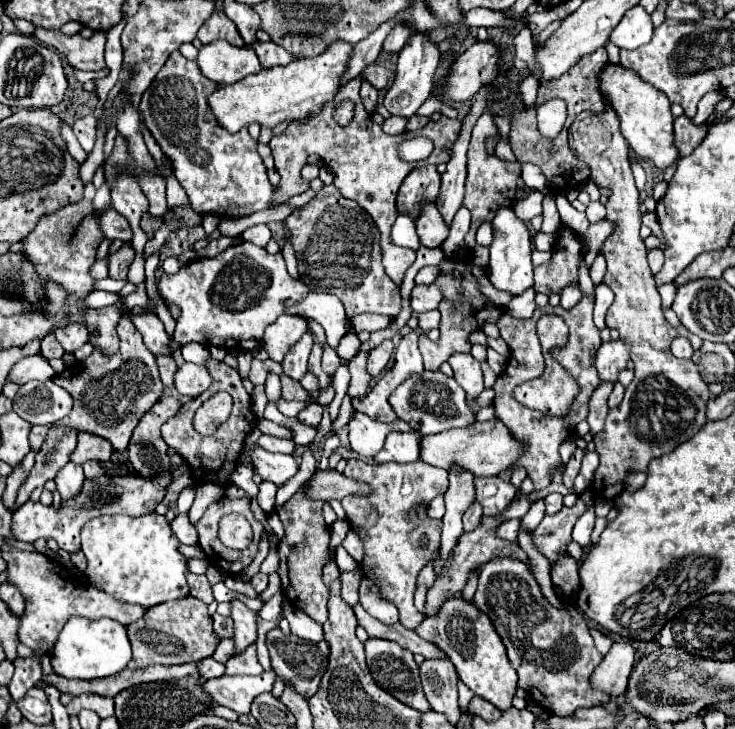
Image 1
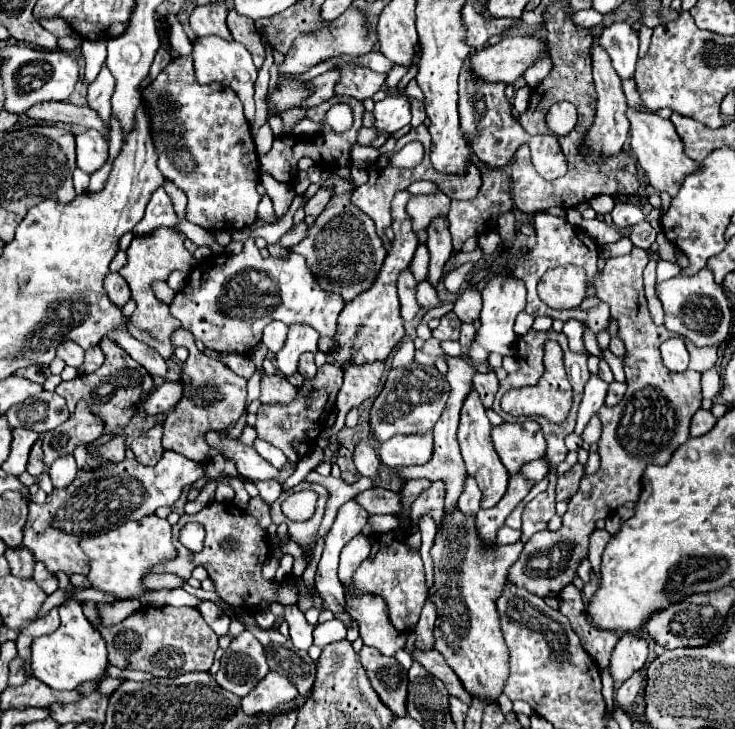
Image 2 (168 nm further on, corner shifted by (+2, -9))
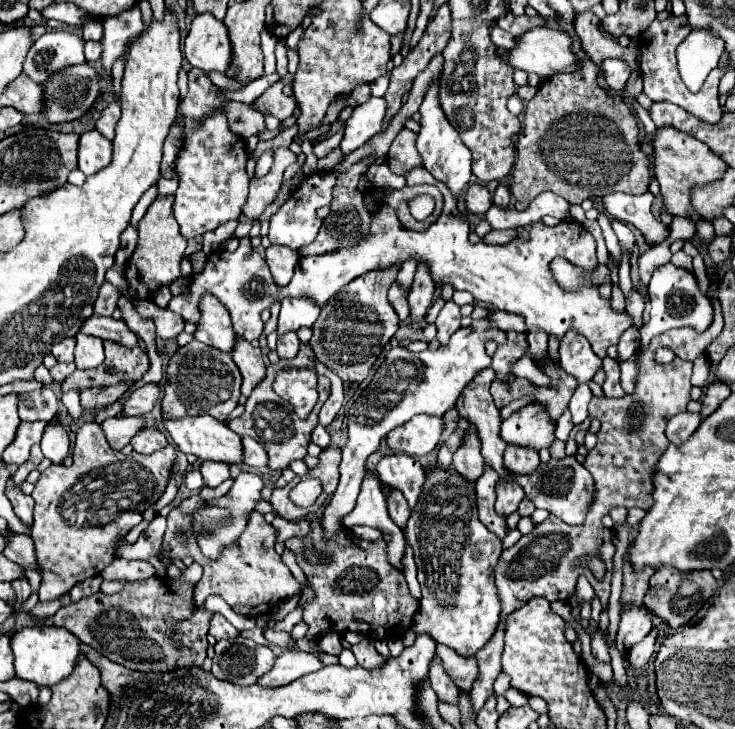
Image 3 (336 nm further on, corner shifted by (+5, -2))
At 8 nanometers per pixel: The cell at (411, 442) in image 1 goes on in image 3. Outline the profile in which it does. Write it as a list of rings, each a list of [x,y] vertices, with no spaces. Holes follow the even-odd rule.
[[[426,414],[414,416],[406,424],[394,428],[386,436],[386,444],[392,452],[410,454],[414,458],[426,456],[440,442],[442,424],[444,424],[442,418],[436,418],[436,416],[426,416]]]

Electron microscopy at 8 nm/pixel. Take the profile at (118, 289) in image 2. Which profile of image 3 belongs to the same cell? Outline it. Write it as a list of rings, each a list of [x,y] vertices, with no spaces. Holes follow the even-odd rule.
[[[104,282],[100,286],[100,292],[98,292],[98,298],[94,302],[94,312],[100,314],[100,316],[112,316],[112,312],[116,310],[118,306],[118,298],[120,298],[120,290],[110,284],[110,282]]]

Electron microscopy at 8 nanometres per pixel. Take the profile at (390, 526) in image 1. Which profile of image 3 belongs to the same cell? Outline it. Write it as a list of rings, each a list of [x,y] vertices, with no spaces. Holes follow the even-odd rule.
[[[312,522],[314,530],[308,538],[296,540],[290,538],[284,542],[296,554],[296,562],[306,574],[316,598],[312,604],[304,608],[304,622],[310,626],[310,640],[320,638],[328,632],[362,632],[366,636],[374,636],[374,640],[402,638],[410,626],[412,618],[418,612],[418,600],[410,594],[404,574],[398,572],[386,560],[386,544],[382,541],[358,540],[348,529],[342,529],[338,536],[324,542],[320,522]],[[315,549],[322,558],[318,564],[312,564],[304,557],[304,551]]]

